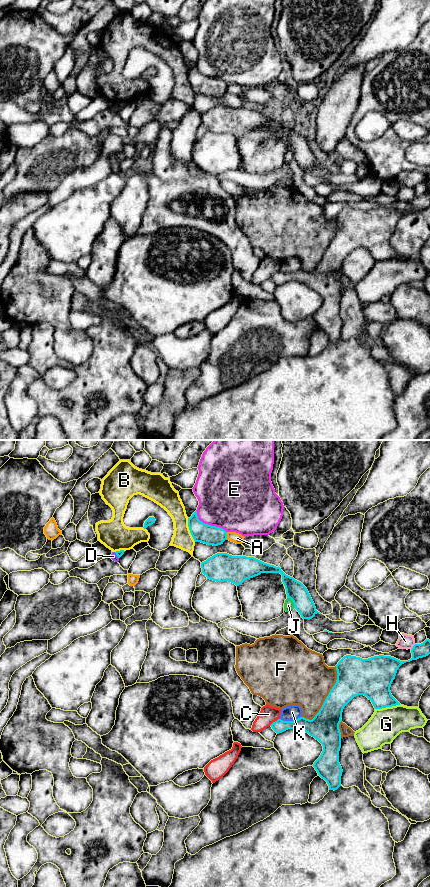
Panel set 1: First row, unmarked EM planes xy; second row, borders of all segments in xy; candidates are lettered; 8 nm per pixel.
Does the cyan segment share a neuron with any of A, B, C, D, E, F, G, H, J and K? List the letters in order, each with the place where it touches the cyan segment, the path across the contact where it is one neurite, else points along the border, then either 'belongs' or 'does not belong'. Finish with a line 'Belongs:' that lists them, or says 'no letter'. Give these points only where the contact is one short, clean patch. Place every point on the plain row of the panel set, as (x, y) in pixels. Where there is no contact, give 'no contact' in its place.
A: xy (226, 88) | does not belong
B: xy (189, 81) | does not belong
C: xy (275, 273) | does not belong
D: xy (116, 106) | along xy (114, 104), (118, 110) | does not belong
E: xy (207, 76) | does not belong
F: xy (326, 249) | does not belong
G: xy (387, 258) | along xy (400, 256), (375, 261) | does not belong
H: xy (413, 199) | does not belong
J: xy (293, 154) | does not belong
K: xy (290, 273) | along xy (301, 268), (292, 272), (280, 271) | does not belong
Belongs: no letter

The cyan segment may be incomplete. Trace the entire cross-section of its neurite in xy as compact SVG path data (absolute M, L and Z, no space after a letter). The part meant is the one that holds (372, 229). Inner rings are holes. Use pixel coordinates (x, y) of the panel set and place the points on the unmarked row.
M426 191L421 196L415 196L413 200L411 201L412 210L408 213L400 213L394 209L391 208L374 208L368 211L362 211L360 209L346 207L344 208L336 217L337 222L337 232L332 241L330 242L328 248L326 249L321 261L319 264L315 267L315 269L312 272L306 271L304 269L300 269L293 273L283 273L281 271L278 271L277 273L273 274L270 278L272 281L277 285L282 285L288 281L300 281L302 283L305 283L310 288L314 289L316 292L318 292L322 298L323 303L320 307L320 309L314 314L313 319L317 323L318 327L324 331L328 338L329 342L337 342L341 338L341 328L342 328L342 319L339 315L339 303L341 300L341 284L339 281L339 276L342 273L342 264L344 259L356 248L358 247L364 247L366 248L373 256L375 261L382 261L386 259L392 259L396 257L400 257L400 255L392 248L390 239L395 231L397 222L399 219L406 215L410 214L412 212L417 212L419 210L426 209L430 206L430 192Z

